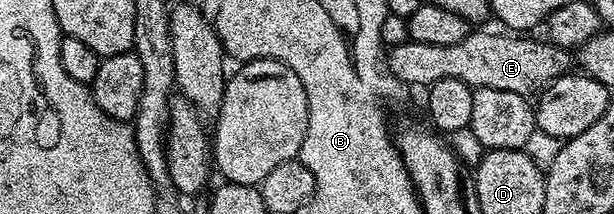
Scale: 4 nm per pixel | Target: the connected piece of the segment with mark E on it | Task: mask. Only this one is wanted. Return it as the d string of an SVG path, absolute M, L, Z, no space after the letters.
M472 31L463 41L451 43L448 47L408 40L389 50L388 69L406 87L429 87L440 79L460 79L460 83L468 83L473 90L512 91L529 98L530 93L537 94L571 68L571 54L557 45L551 45L549 40L533 41L530 35L502 33Z

